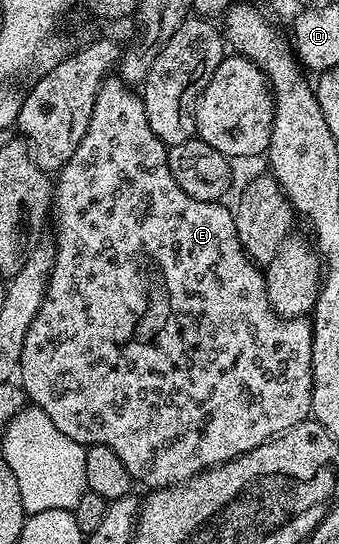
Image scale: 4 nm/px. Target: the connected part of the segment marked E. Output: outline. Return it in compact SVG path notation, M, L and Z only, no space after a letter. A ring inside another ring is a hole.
M120 77L103 79L102 88L96 93L96 105L92 105L92 121L88 121L88 133L84 133L80 145L76 145L76 153L72 153L72 157L68 157L68 161L57 171L56 178L53 180L52 227L54 223L54 231L58 234L58 247L56 243L52 251L50 280L46 286L46 296L36 317L32 317L32 325L28 329L28 335L24 337L24 347L18 362L20 386L25 398L33 406L39 407L48 417L52 417L52 425L56 425L56 429L60 429L60 433L64 433L64 437L72 437L72 441L83 445L95 443L112 449L112 453L116 453L116 457L120 457L120 461L124 461L131 480L138 482L139 479L140 482L147 483L147 488L150 489L173 487L175 483L188 481L193 475L199 475L210 467L218 467L222 463L232 461L236 457L264 445L269 439L275 439L276 436L284 434L288 429L307 422L312 415L310 406L312 405L312 333L314 329L311 320L306 317L283 319L282 316L274 312L268 301L268 289L263 268L255 263L243 249L240 237L237 236L233 210L229 206L228 208L222 207L221 202L209 203L208 201L196 201L196 197L188 197L188 193L184 193L184 189L180 189L180 185L176 185L176 177L172 177L172 169L168 169L167 150L166 144L160 141L160 137L156 137L156 133L152 133L152 125L148 125L148 113L142 104L141 94Z

